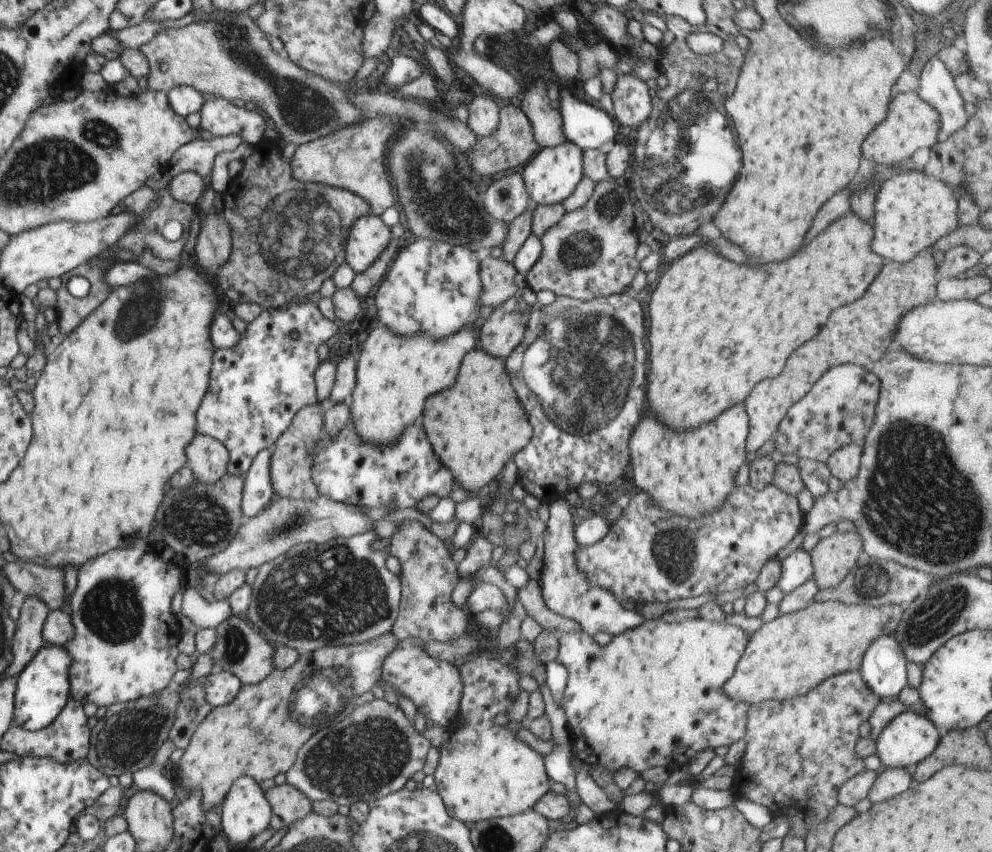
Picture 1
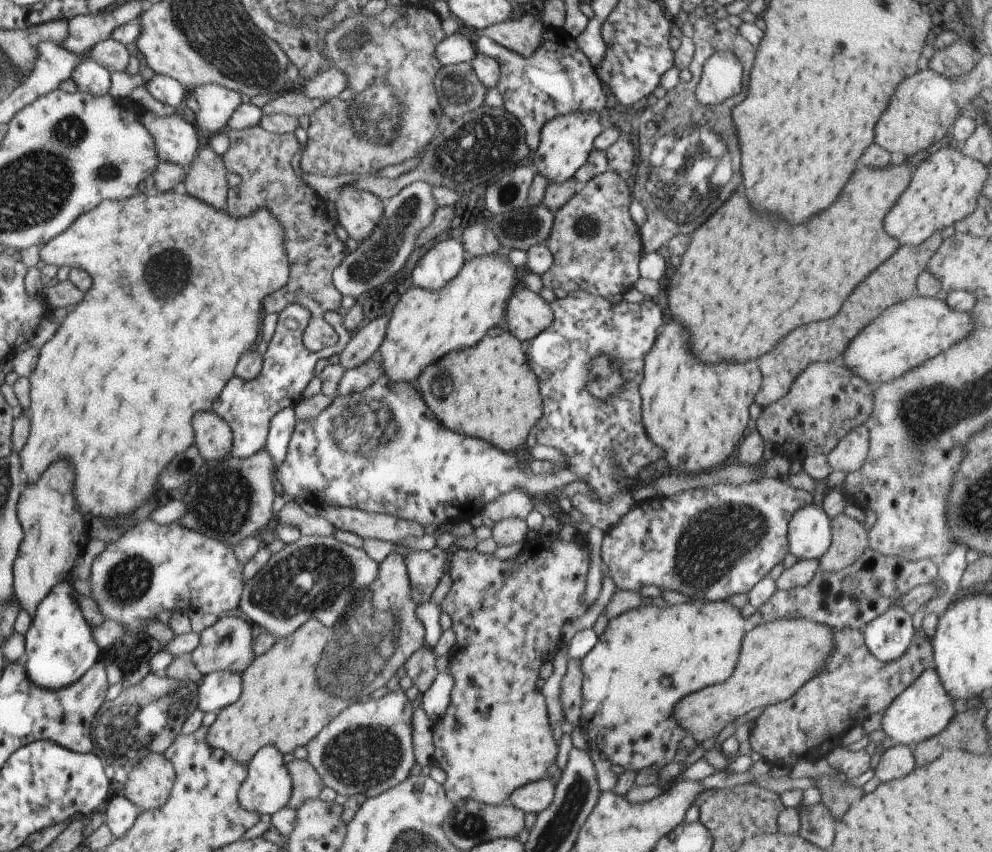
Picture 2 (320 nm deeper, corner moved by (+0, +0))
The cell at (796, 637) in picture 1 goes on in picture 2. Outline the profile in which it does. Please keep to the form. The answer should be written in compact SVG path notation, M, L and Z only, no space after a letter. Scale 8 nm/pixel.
M804 618L780 619L774 622L761 622L744 635L740 658L730 678L721 683L708 685L702 690L680 699L674 705L675 722L686 732L692 735L698 743L710 736L716 736L726 726L743 714L748 714L753 708L769 707L770 705L788 700L807 680L810 680L818 671L821 671L825 660L833 651L833 632L829 626L820 622Z

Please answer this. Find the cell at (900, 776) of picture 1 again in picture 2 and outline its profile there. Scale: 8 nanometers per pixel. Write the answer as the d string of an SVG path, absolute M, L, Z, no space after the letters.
M895 744L877 758L874 765L875 776L882 782L888 782L888 780L910 774L914 770L914 766L916 766L916 762L914 762L913 750L906 745Z

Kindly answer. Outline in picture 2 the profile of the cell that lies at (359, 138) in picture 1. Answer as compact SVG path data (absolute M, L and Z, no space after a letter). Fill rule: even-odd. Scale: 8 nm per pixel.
M387 4L377 15L353 14L326 34L319 51L326 68L338 69L346 77L346 88L338 96L322 103L309 114L310 126L308 142L301 158L302 170L318 176L340 176L340 174L374 175L377 170L392 164L406 164L428 148L437 129L447 128L452 119L443 114L434 88L434 76L442 66L435 55L436 47L444 40L442 19L434 10L422 4ZM356 31L369 34L368 46L346 51L339 47L342 37L353 35Z

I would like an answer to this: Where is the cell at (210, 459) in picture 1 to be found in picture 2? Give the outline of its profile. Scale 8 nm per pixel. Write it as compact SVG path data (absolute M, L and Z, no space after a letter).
M213 410L198 412L198 416L194 416L194 432L196 432L195 445L207 465L219 462L230 454L233 445L232 429Z

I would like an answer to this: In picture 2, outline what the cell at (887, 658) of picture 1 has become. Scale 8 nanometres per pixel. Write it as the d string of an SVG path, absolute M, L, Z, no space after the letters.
M889 606L862 630L868 650L883 663L902 656L913 641L912 615L902 606Z

